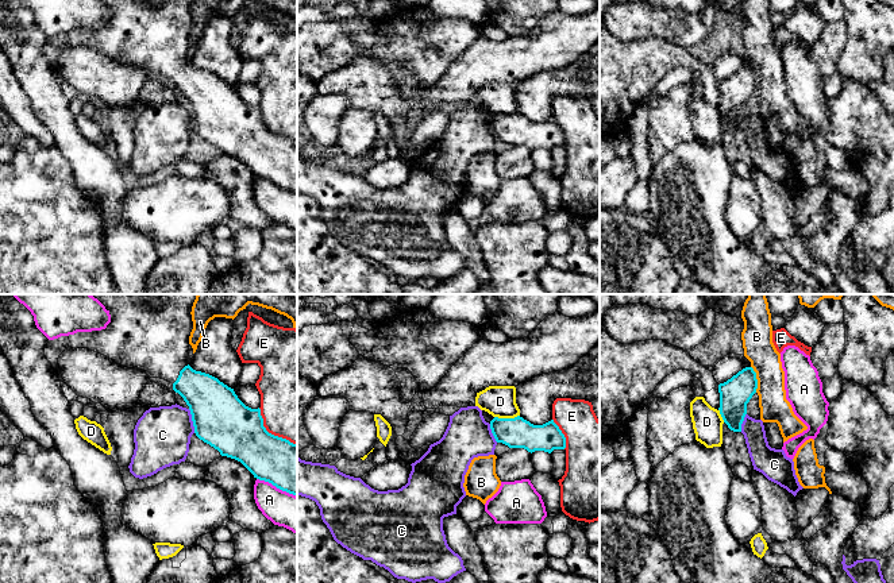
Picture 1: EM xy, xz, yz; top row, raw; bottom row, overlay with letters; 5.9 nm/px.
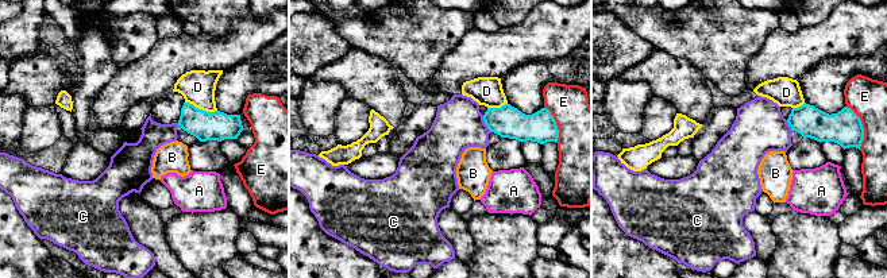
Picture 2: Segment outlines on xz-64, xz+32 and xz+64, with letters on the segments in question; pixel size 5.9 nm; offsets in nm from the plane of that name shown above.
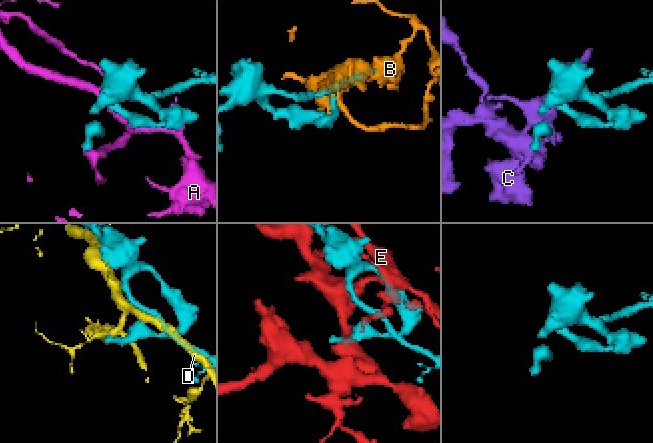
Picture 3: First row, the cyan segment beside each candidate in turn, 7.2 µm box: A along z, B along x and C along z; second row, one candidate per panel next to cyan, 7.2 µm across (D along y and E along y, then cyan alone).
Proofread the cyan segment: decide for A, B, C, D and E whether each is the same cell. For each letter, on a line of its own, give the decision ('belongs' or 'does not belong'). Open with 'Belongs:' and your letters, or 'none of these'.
Belongs: none of these
A: does not belong
B: does not belong
C: does not belong
D: does not belong
E: does not belong

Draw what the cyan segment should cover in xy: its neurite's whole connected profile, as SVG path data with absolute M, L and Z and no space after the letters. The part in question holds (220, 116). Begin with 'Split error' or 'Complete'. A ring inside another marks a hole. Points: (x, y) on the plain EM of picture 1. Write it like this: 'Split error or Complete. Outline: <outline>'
Split error. Outline: M101 0L111 12L105 27L77 30L49 38L45 54L57 69L58 55L68 46L88 46L115 61L144 69L173 82L189 104L196 134L227 154L240 159L259 178L297 194L297 142L274 134L263 124L261 107L246 104L217 76L189 63L189 34L193 27L193 0Z

